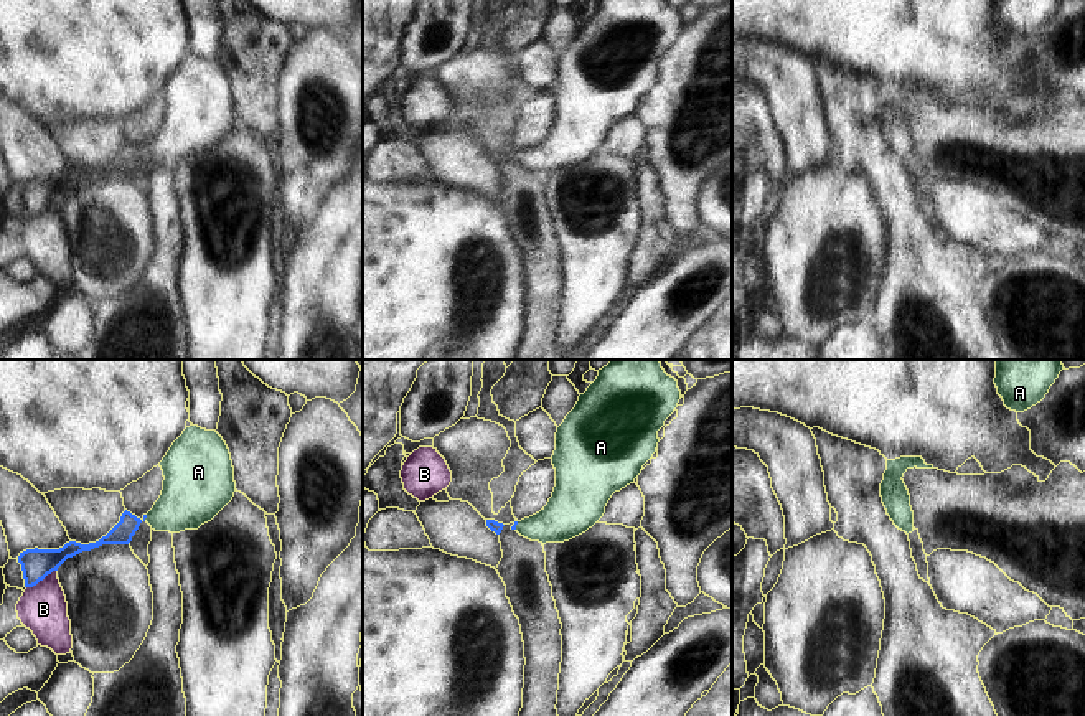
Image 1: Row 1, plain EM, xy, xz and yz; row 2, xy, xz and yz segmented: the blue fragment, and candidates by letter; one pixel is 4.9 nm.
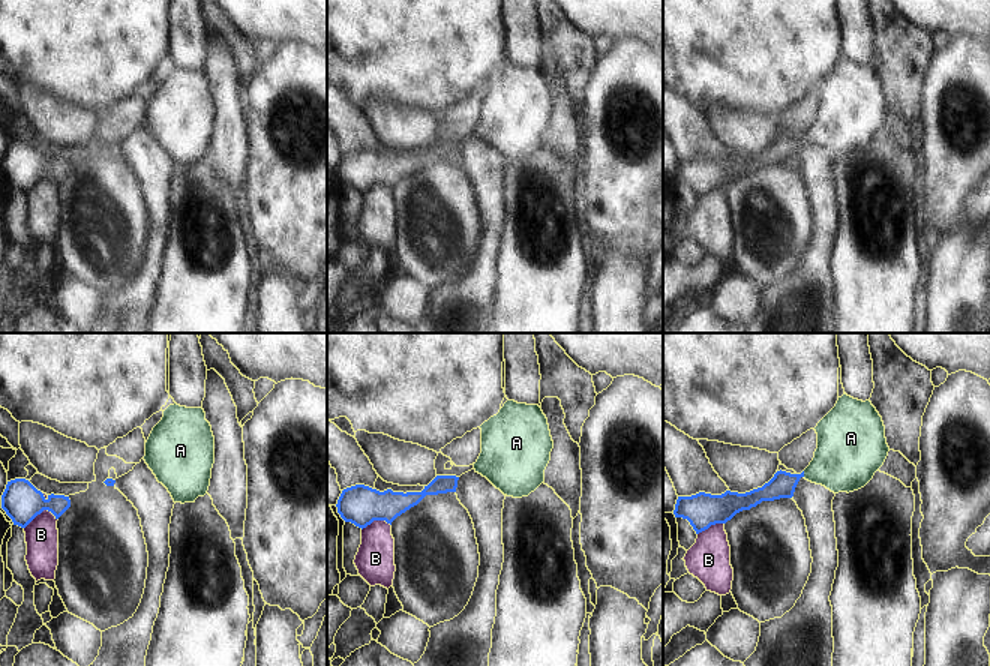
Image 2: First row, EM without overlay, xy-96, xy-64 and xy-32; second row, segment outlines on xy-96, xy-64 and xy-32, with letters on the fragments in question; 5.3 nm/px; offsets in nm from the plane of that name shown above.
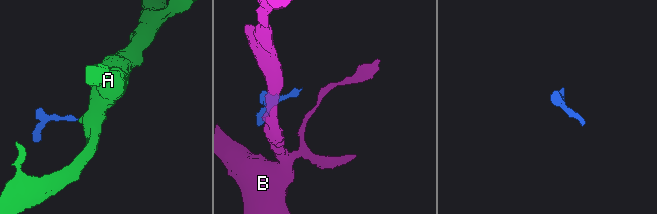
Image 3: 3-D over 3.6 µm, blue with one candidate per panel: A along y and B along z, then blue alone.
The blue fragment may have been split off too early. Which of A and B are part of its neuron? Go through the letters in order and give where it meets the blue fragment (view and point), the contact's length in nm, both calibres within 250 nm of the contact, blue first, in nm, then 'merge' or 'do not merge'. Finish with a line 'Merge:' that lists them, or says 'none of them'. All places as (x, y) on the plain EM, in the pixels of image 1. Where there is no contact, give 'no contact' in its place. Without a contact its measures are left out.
A: xz (516, 154) | 40 nm | 20/220 nm | merge
B: xy (42, 210) | 180 nm | 150/240 nm | do not merge
Merge: A

